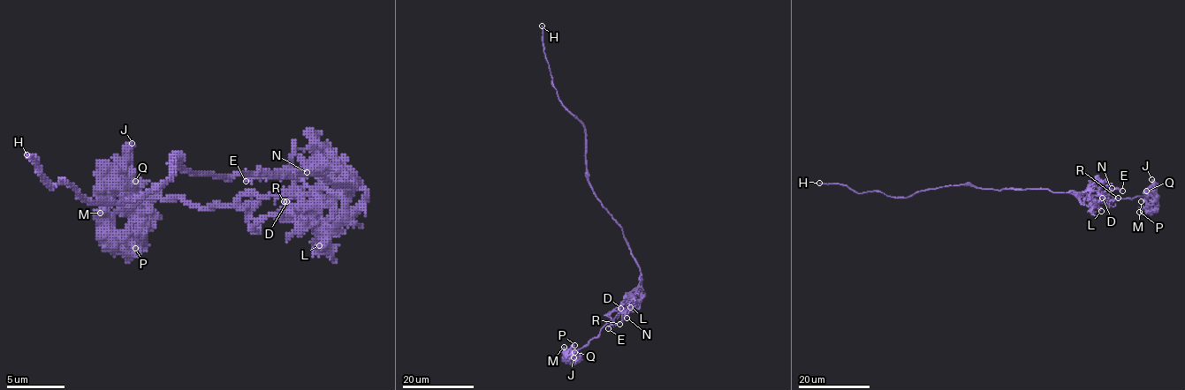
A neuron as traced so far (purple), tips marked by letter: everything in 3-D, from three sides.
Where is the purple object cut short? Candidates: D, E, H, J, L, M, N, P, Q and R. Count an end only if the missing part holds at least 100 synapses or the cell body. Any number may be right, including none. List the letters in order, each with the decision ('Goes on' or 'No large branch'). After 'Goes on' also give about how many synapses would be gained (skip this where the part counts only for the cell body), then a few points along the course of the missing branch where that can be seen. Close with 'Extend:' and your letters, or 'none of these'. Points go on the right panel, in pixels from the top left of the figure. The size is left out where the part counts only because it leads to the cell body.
D: No large branch
E: No large branch
H: No large branch
J: No large branch
L: No large branch
M: No large branch
N: No large branch
P: No large branch
Q: No large branch
R: No large branch
Extend: none of these

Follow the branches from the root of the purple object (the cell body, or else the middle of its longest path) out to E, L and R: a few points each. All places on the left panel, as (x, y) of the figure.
E: (281, 175), (322, 175), (330, 183), (348, 187), (356, 183), (313, 172), (252, 175), (246, 181)
L: (281, 175), (322, 175), (330, 183), (351, 187), (351, 198), (342, 219), (315, 239), (319, 245)
R: (281, 175), (322, 175), (330, 183), (351, 187), (336, 192), (304, 225), (298, 225), (298, 213), (284, 201)

